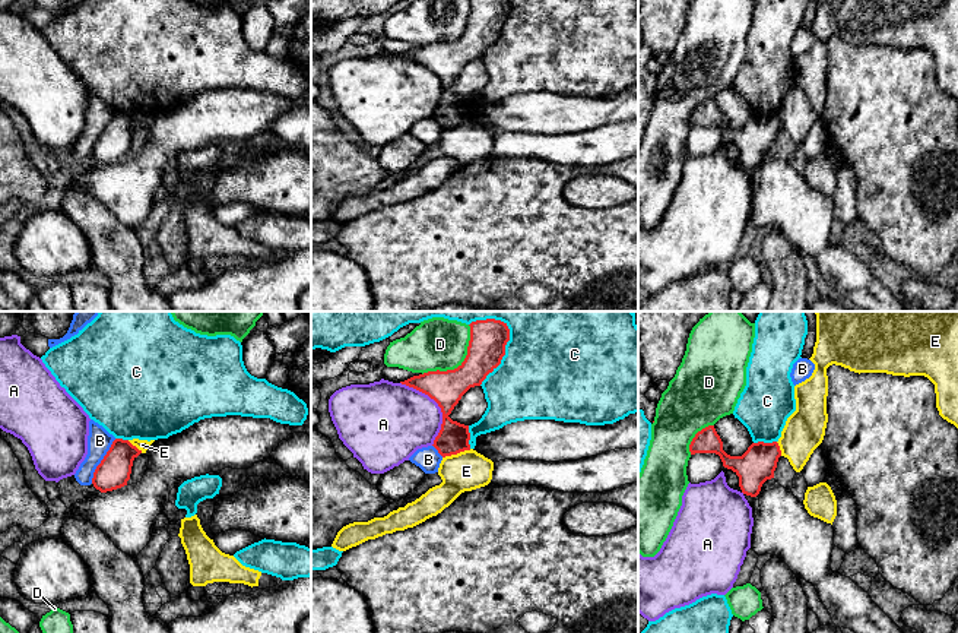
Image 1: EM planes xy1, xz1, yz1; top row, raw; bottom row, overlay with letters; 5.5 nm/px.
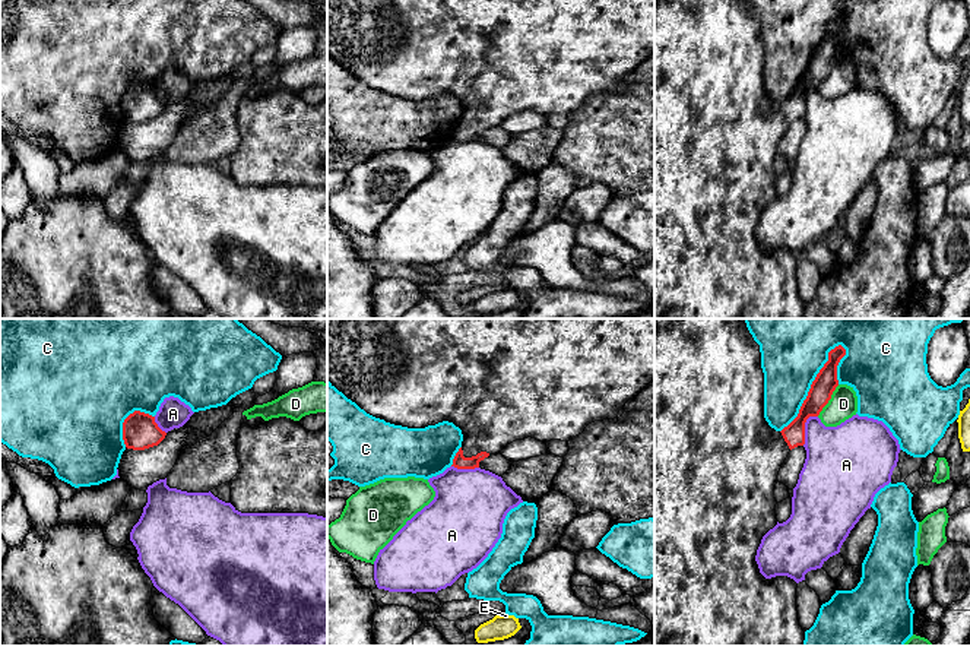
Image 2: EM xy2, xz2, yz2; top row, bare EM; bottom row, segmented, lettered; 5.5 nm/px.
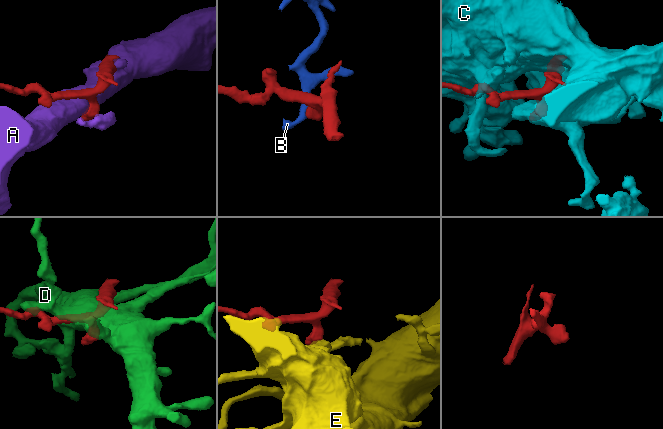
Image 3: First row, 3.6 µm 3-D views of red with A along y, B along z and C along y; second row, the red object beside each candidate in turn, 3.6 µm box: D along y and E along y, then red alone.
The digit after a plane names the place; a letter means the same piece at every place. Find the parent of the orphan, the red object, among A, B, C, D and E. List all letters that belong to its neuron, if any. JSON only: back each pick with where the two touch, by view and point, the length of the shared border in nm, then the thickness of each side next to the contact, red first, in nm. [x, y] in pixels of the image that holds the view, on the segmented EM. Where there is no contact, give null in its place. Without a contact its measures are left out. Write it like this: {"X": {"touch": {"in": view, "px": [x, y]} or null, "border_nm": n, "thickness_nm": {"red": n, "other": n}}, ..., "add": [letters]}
{"add": []}

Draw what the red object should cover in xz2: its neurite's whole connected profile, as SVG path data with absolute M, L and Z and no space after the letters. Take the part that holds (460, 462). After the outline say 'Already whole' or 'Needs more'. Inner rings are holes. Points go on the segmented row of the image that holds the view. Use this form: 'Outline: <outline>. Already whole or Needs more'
Outline: M327 319L327 381L332 383L348 399L355 402L367 414L384 419L386 422L402 425L408 428L425 428L443 421L453 422L462 430L463 441L462 447L453 459L453 465L457 469L475 469L479 468L479 462L489 455L498 455L501 450L516 441L527 437L548 443L551 440L568 441L573 437L581 434L584 428L603 419L619 418L624 414L625 403L635 398L650 381L654 380L654 319Z. Needs more

